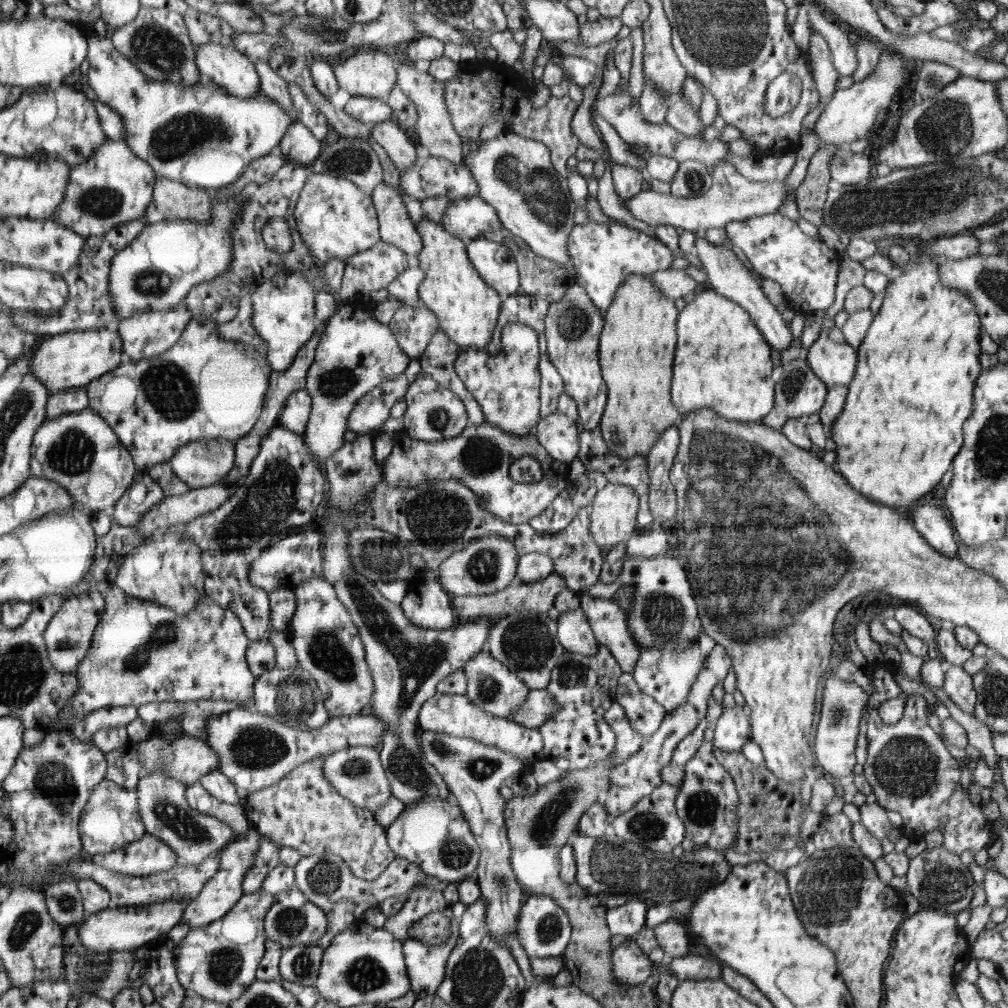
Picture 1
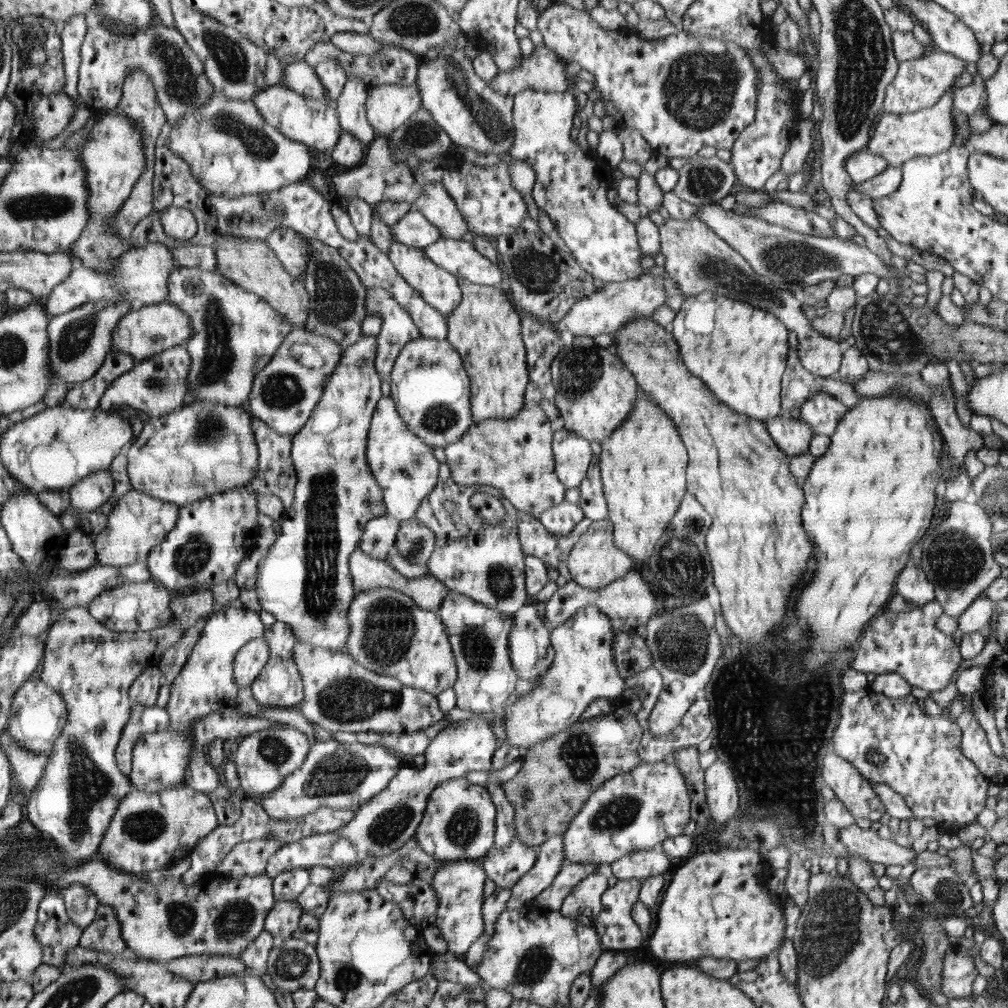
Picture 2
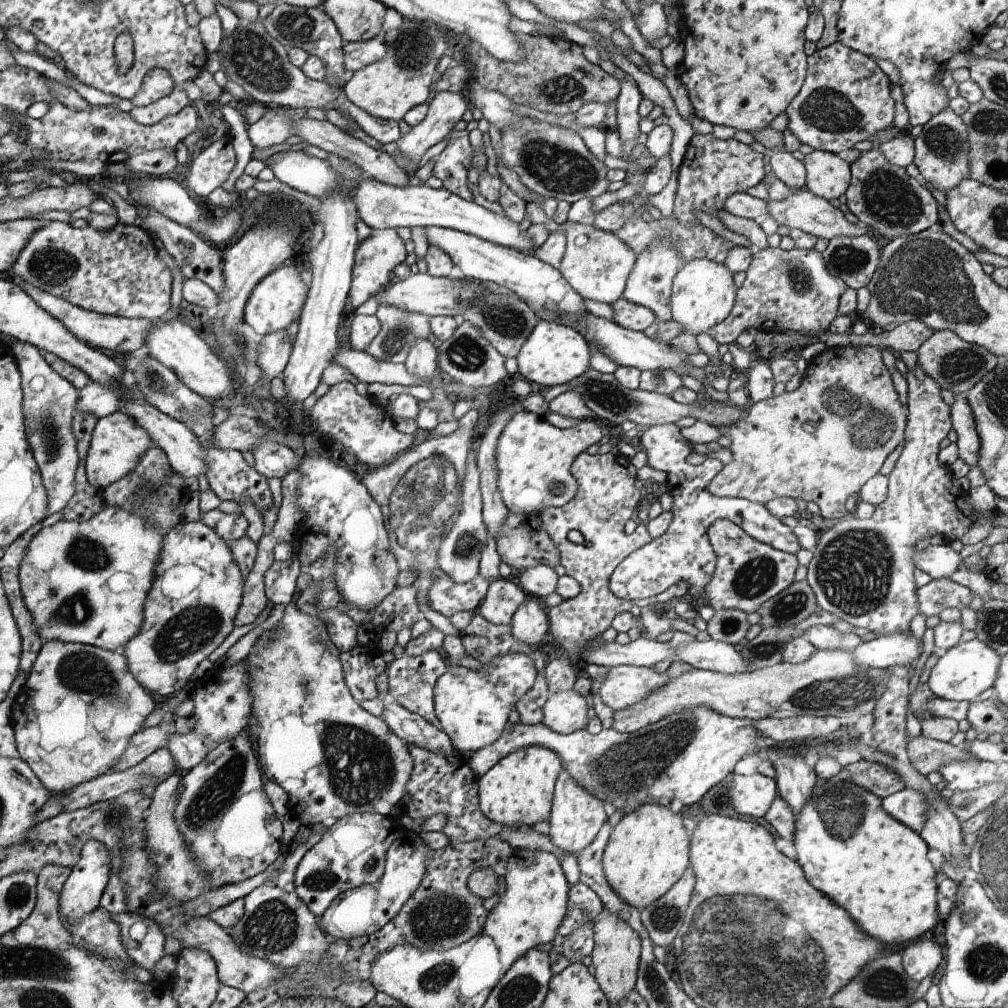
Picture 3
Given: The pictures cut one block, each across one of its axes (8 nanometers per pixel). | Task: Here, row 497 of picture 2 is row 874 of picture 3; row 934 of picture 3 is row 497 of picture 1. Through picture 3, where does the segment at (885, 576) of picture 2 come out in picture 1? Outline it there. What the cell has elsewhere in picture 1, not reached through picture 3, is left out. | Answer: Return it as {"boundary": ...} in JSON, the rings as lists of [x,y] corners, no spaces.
{"boundary":[[[924,255],[913,263],[910,261],[905,270],[901,273],[896,273],[895,278],[885,288],[882,306],[874,315],[862,344],[857,348],[857,367],[852,380],[848,384],[849,393],[840,416],[832,426],[832,439],[836,446],[834,450],[836,452],[836,461],[833,466],[838,471],[838,474],[852,488],[856,488],[864,496],[872,498],[878,504],[888,506],[890,509],[896,508],[896,510],[906,511],[909,507],[920,504],[921,502],[916,502],[916,498],[924,498],[928,492],[932,492],[936,485],[941,482],[942,477],[950,468],[954,458],[963,446],[962,427],[964,427],[966,419],[972,414],[974,383],[982,372],[979,357],[981,351],[978,343],[981,322],[976,305],[965,292],[948,288],[940,282],[940,259],[942,258],[933,259]]]}

